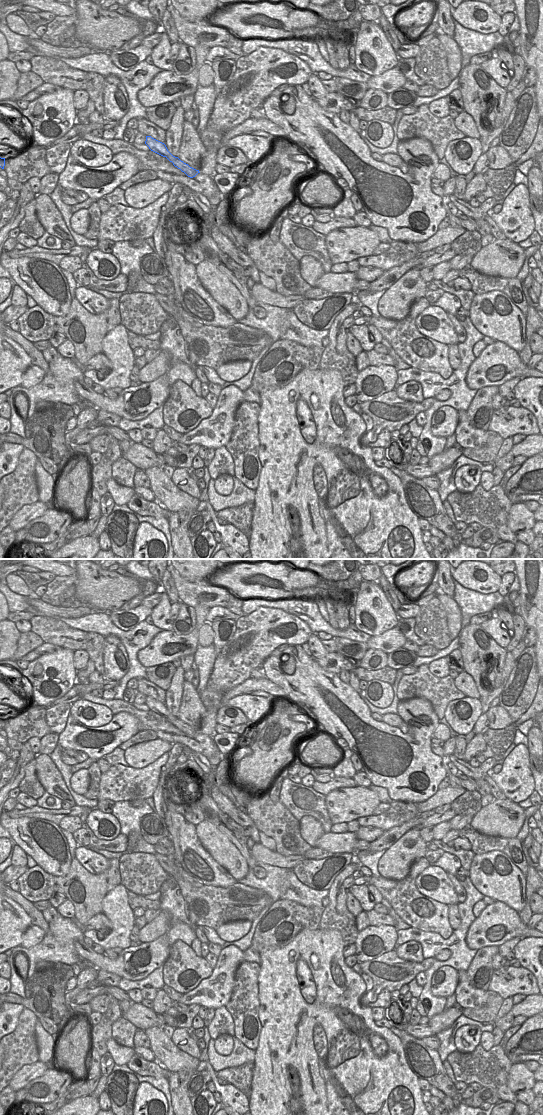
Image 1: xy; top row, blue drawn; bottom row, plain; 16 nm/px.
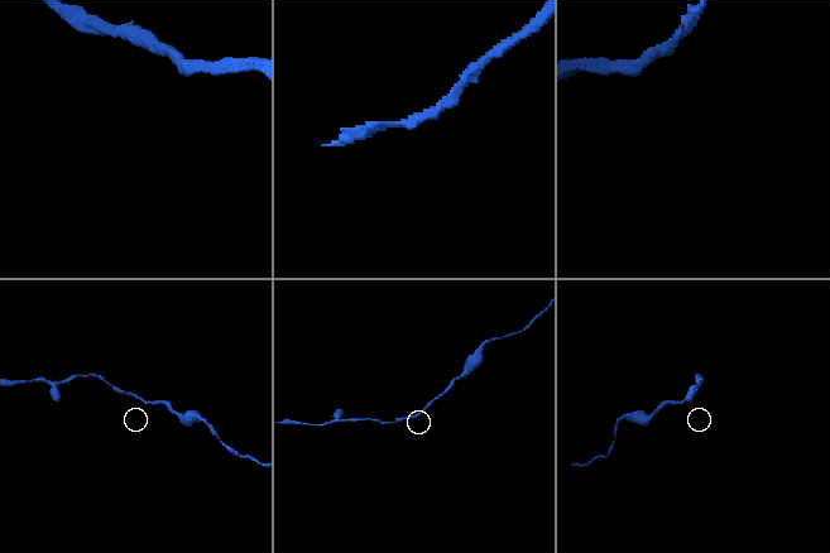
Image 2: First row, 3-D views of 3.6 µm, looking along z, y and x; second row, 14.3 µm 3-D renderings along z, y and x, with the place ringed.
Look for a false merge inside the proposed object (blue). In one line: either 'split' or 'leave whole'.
leave whole

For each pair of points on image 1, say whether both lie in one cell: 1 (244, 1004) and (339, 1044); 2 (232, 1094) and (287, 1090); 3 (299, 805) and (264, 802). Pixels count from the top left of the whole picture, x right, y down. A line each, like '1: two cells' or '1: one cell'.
1: two cells
2: two cells
3: two cells

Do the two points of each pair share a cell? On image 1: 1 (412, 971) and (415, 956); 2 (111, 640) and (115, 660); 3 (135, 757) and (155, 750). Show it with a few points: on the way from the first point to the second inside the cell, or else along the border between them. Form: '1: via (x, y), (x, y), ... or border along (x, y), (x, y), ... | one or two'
1: border along (394, 950), (407, 960), (424, 959) | two
2: via (112, 645), (114, 655) | one
3: via (140, 755), (150, 751) | one

